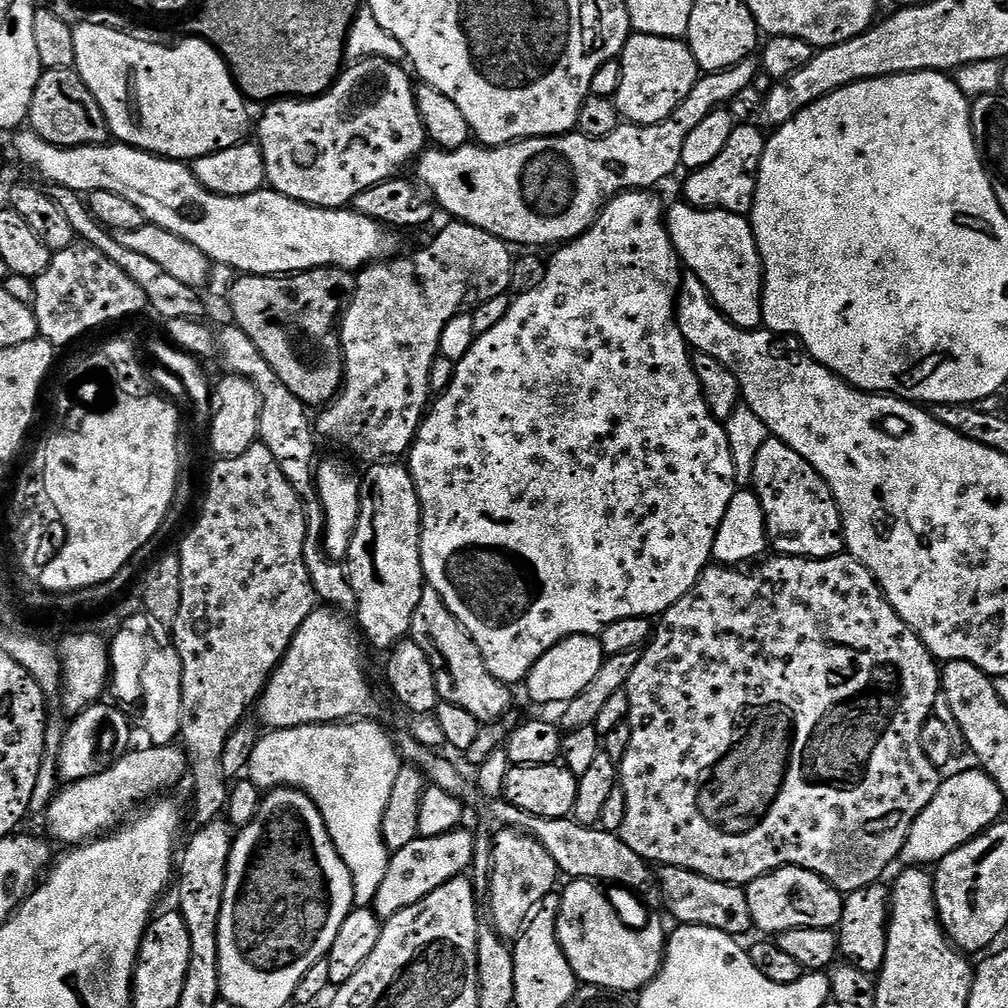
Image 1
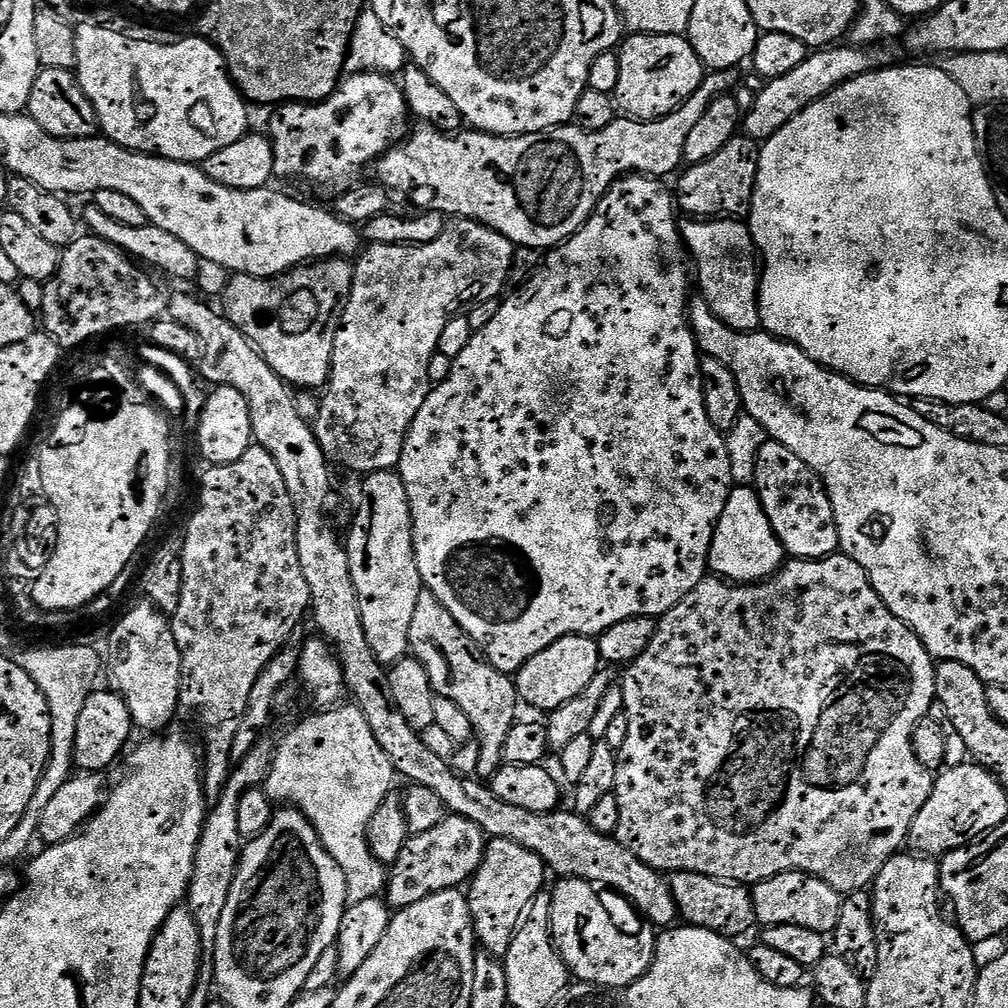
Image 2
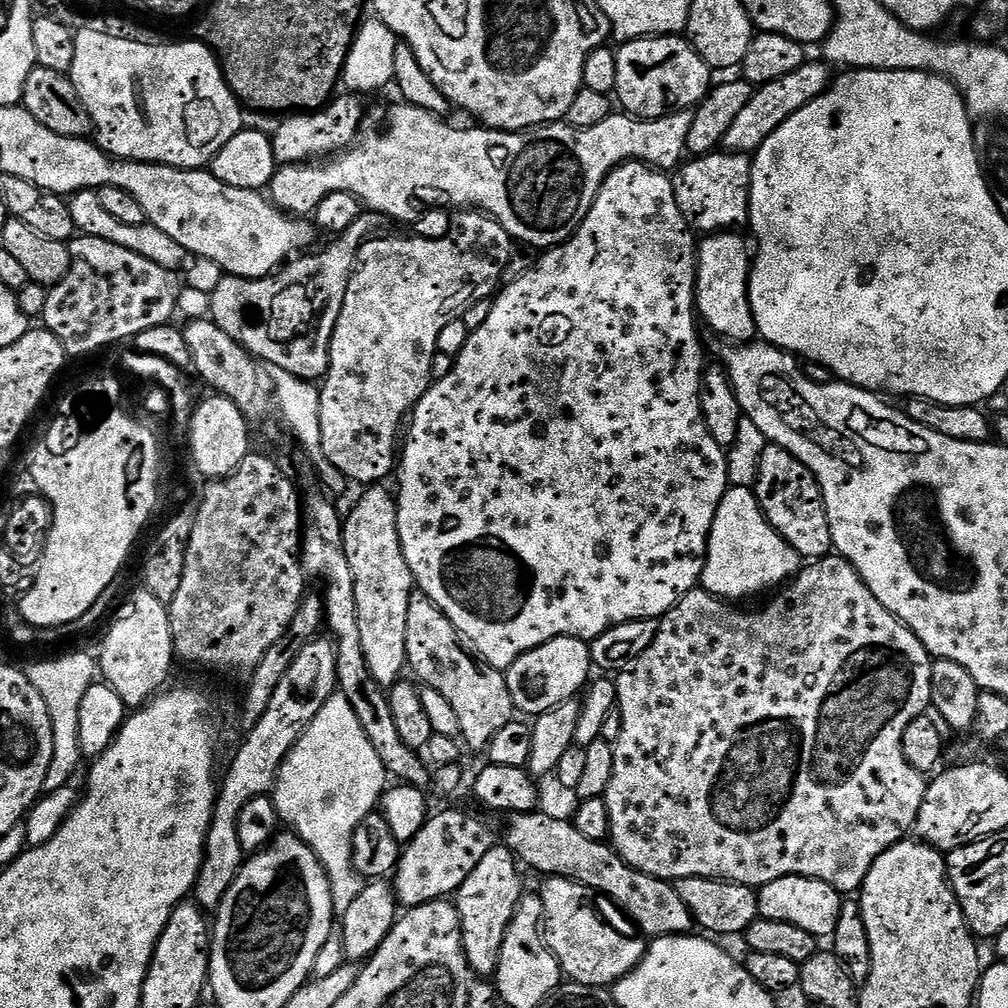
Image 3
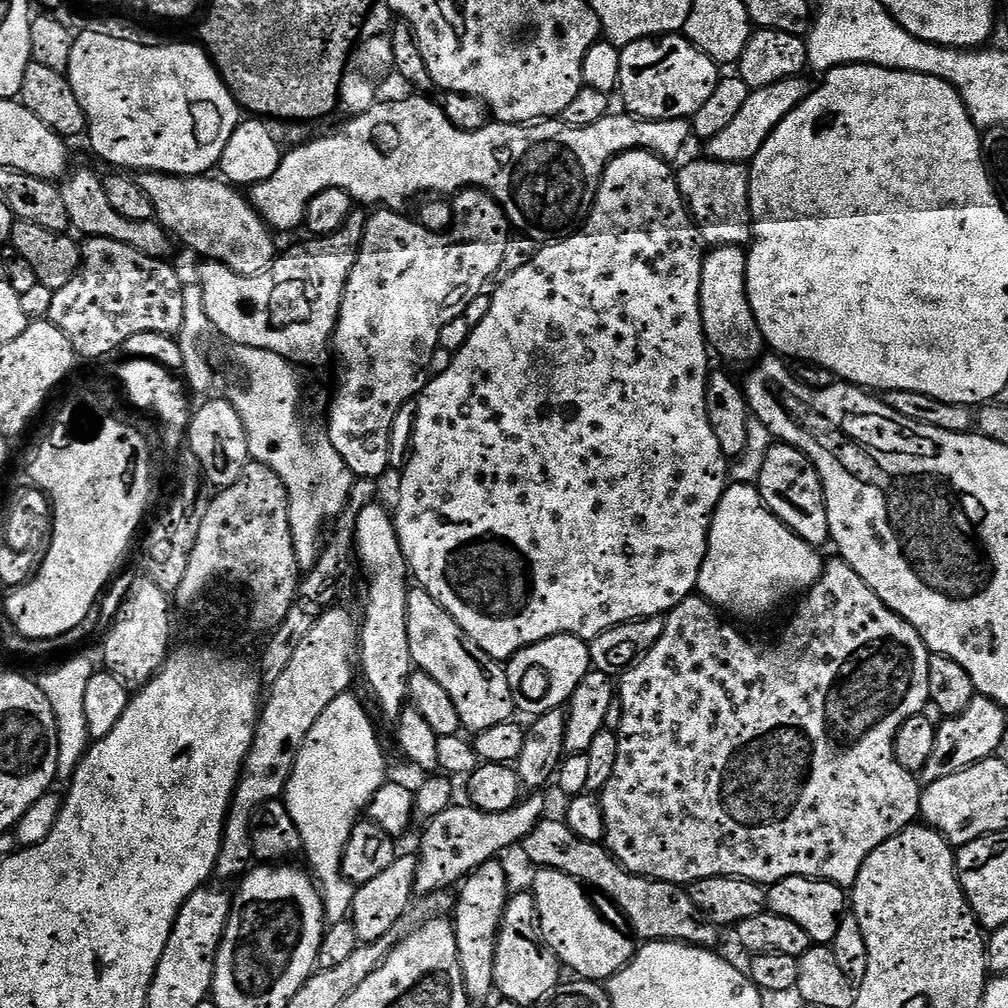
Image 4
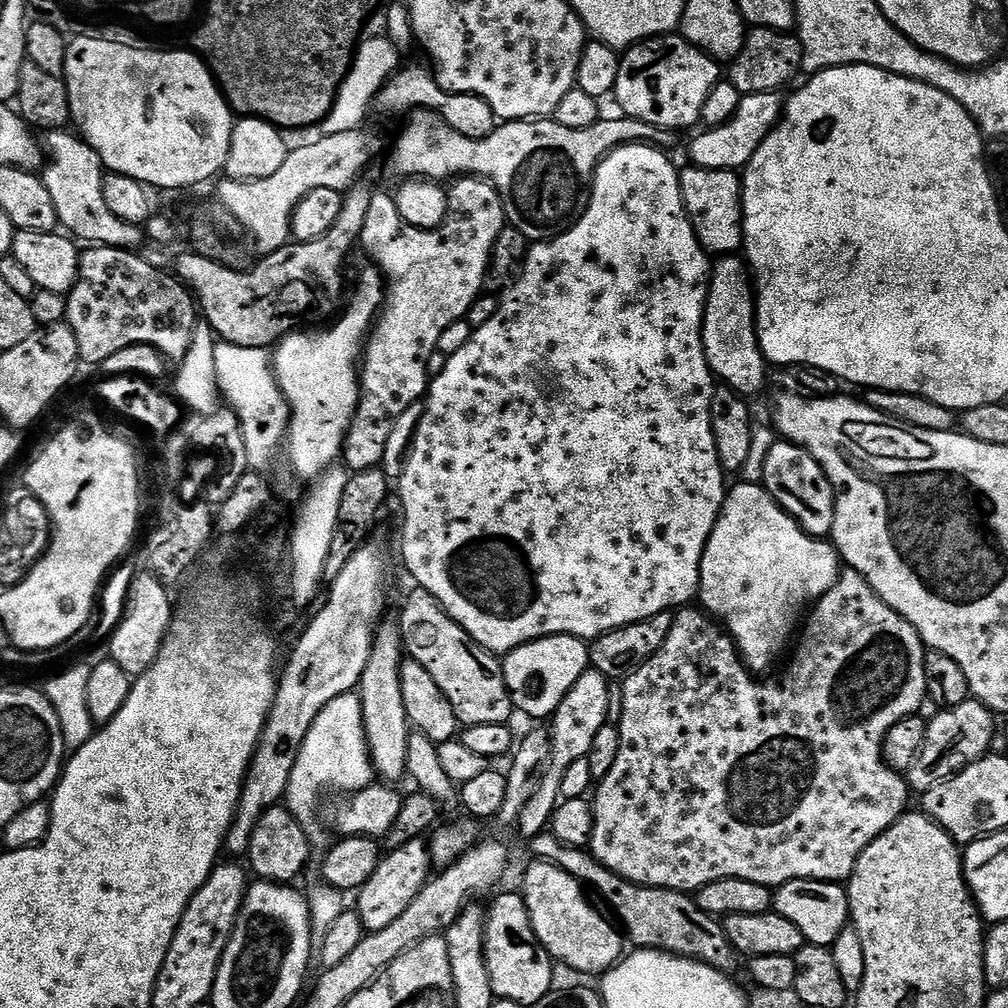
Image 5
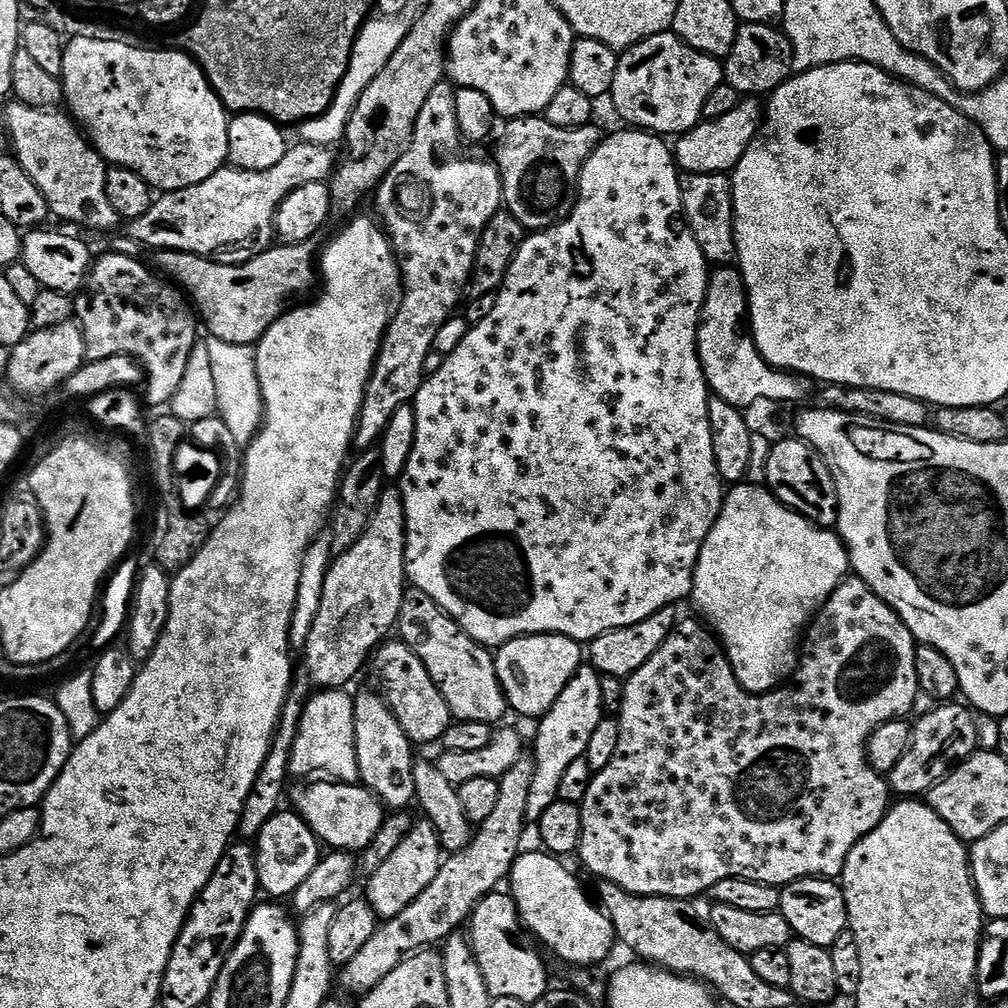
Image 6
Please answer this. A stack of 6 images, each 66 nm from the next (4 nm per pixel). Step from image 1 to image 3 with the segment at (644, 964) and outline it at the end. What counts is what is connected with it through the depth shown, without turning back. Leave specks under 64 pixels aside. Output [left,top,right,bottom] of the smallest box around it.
[542,876,646,986]

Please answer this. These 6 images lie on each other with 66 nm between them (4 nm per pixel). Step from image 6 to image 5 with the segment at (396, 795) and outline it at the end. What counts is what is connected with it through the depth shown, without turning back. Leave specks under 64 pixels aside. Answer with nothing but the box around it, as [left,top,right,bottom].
[358,623,410,782]

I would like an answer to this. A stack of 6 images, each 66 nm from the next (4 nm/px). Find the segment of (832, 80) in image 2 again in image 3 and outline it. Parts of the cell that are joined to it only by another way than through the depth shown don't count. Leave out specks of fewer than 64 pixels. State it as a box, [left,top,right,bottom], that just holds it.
[723,62,830,154]

